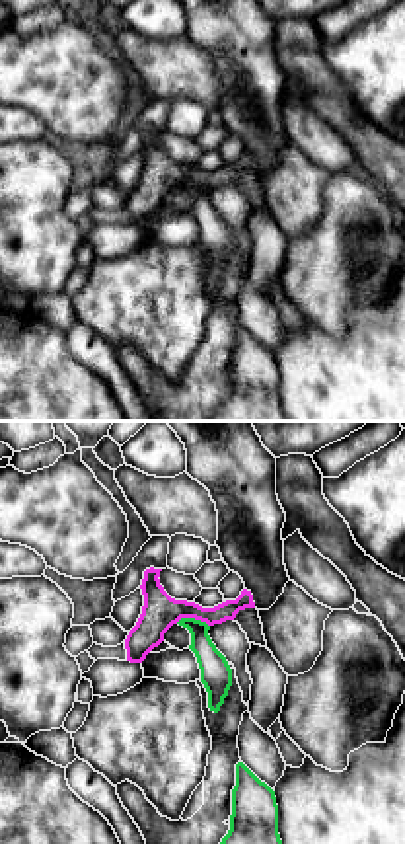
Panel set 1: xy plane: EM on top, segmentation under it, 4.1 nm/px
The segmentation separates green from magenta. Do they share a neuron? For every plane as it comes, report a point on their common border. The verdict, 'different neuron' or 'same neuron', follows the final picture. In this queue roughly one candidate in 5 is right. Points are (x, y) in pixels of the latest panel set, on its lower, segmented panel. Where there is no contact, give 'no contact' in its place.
contact (193, 618)

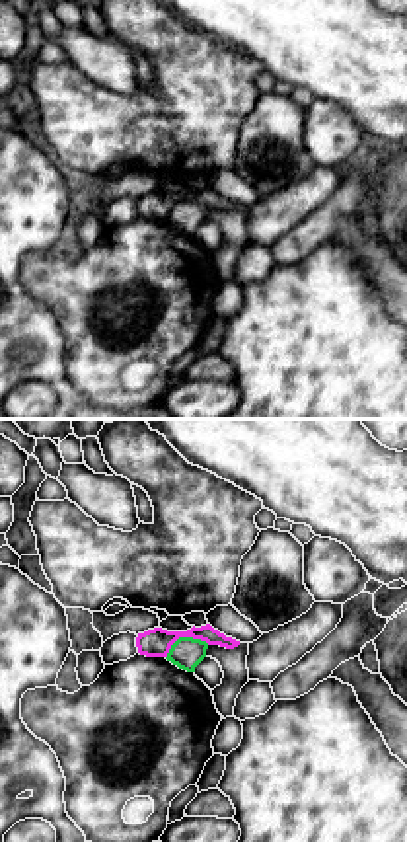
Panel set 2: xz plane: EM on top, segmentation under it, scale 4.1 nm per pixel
contact (184, 638)

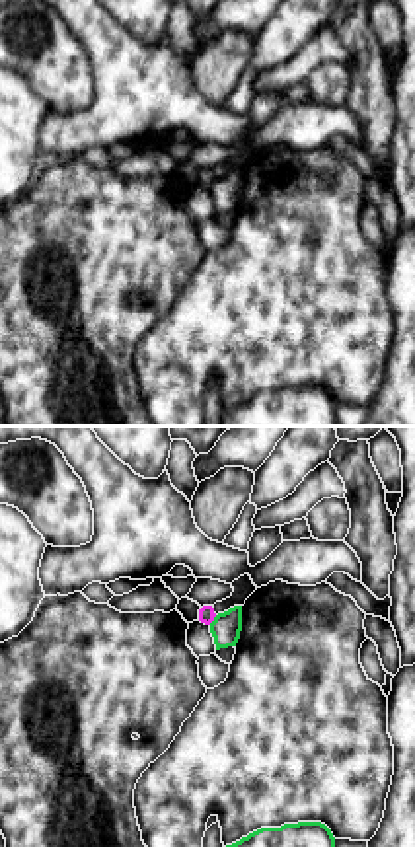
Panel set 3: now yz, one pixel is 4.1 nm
contact (215, 620)

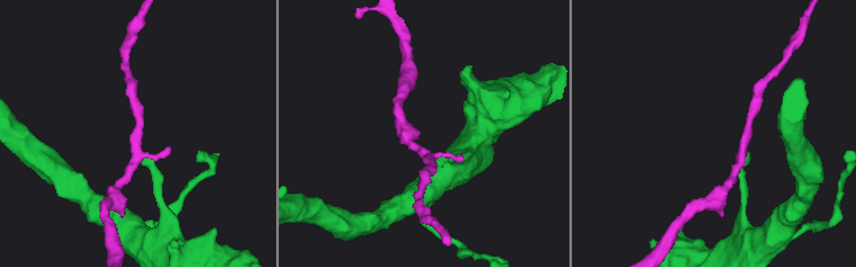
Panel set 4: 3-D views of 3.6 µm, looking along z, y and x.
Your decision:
different neuron

